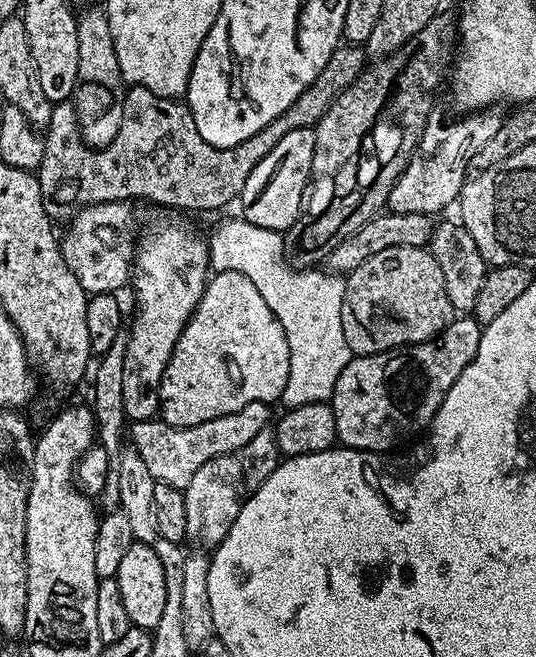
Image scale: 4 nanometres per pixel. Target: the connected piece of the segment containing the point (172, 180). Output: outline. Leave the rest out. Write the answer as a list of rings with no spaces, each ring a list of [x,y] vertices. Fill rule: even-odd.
[[[341,46],[336,48],[334,54],[330,54],[330,62],[326,62],[322,74],[318,74],[318,78],[314,78],[314,82],[310,82],[310,86],[306,86],[306,90],[302,90],[302,94],[298,94],[298,98],[294,102],[290,102],[290,106],[286,106],[286,110],[282,110],[282,114],[278,114],[278,118],[274,118],[274,122],[266,122],[266,126],[262,126],[262,130],[258,130],[258,134],[254,134],[250,138],[238,142],[238,146],[230,146],[229,148],[215,148],[204,141],[202,134],[198,134],[198,126],[194,126],[194,118],[192,117],[192,112],[188,109],[187,103],[181,102],[176,98],[159,96],[145,88],[132,86],[125,91],[122,126],[118,130],[114,142],[110,142],[105,148],[99,150],[89,148],[80,139],[80,127],[76,125],[75,107],[68,102],[53,103],[52,113],[50,114],[50,126],[42,138],[44,141],[44,153],[42,154],[42,166],[38,170],[38,179],[40,189],[42,190],[42,206],[46,210],[48,217],[54,222],[60,222],[60,220],[64,220],[63,222],[71,221],[72,217],[81,208],[89,208],[91,204],[119,204],[121,202],[133,202],[132,200],[149,200],[150,203],[161,204],[164,208],[185,208],[188,212],[212,212],[215,208],[224,208],[231,200],[233,203],[239,197],[241,190],[246,186],[246,178],[250,178],[250,173],[254,170],[254,166],[258,166],[258,162],[262,162],[262,158],[266,158],[266,154],[270,154],[270,150],[274,150],[274,146],[278,146],[278,142],[282,142],[282,138],[286,134],[290,134],[290,130],[302,130],[303,128],[315,129],[316,124],[322,118],[322,114],[326,114],[326,110],[330,110],[334,98],[338,98],[338,94],[342,94],[342,90],[349,88],[363,74],[365,67],[366,52],[363,47]]]

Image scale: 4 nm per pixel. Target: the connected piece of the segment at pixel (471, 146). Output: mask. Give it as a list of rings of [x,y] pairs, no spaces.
[[[496,108],[483,109],[479,112],[463,115],[459,121],[446,120],[440,110],[431,112],[426,128],[424,128],[424,134],[422,134],[414,154],[411,155],[406,170],[401,172],[394,190],[390,190],[390,198],[386,205],[387,211],[389,213],[410,212],[435,216],[434,214],[446,209],[450,204],[455,205],[467,179],[472,159],[486,146],[486,142],[494,138],[495,131],[501,125],[504,116],[502,112],[498,111],[500,110]]]

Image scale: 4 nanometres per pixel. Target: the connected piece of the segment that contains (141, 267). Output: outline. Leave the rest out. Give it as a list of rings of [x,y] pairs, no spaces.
[[[164,224],[161,228],[146,233],[144,241],[141,244],[139,241],[135,245],[130,288],[136,291],[136,317],[133,320],[131,317],[130,327],[126,332],[122,362],[122,406],[129,421],[150,420],[159,413],[162,374],[170,362],[172,351],[176,348],[182,330],[187,326],[188,319],[194,314],[202,298],[204,285],[209,279],[208,245],[203,239],[199,240],[188,228],[179,228],[176,224]]]

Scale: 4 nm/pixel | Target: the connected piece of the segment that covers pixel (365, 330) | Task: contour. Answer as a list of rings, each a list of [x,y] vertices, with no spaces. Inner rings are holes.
[[[427,247],[381,250],[347,273],[344,285],[342,334],[346,334],[348,349],[358,356],[432,340],[454,318],[442,270]]]

